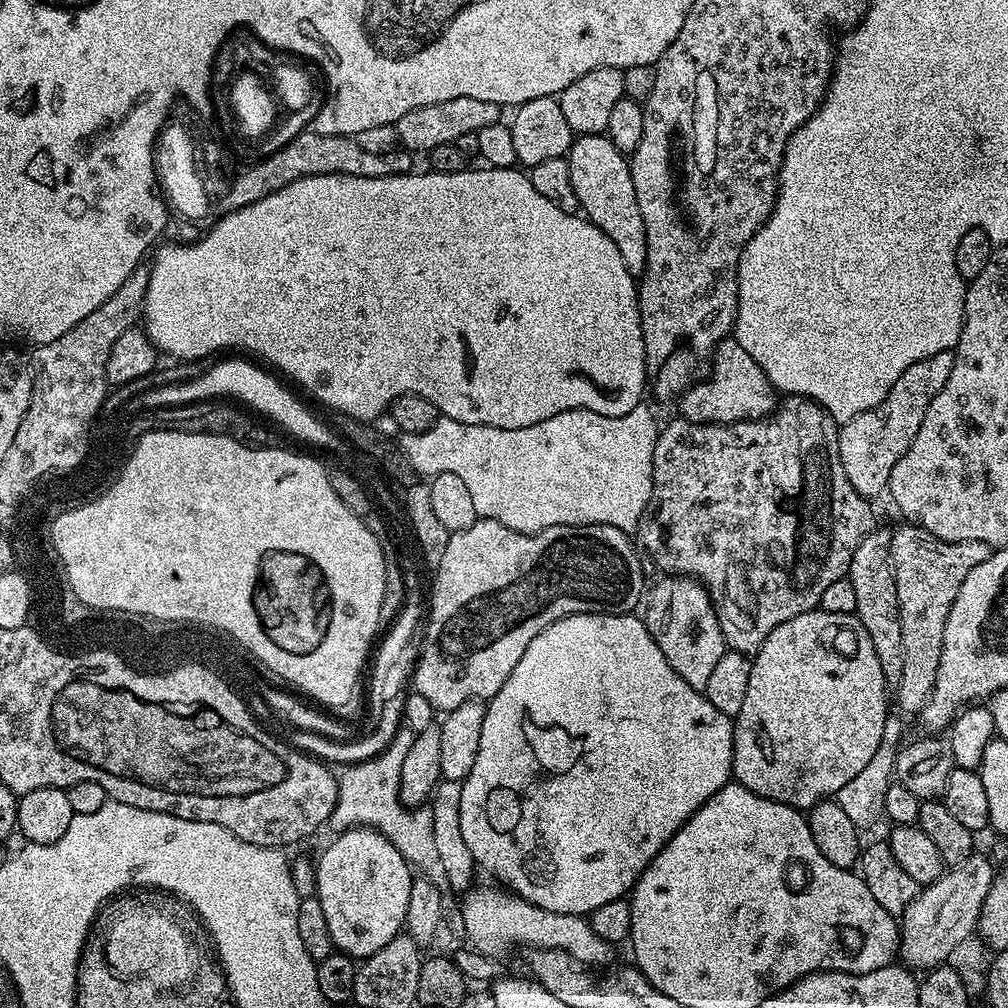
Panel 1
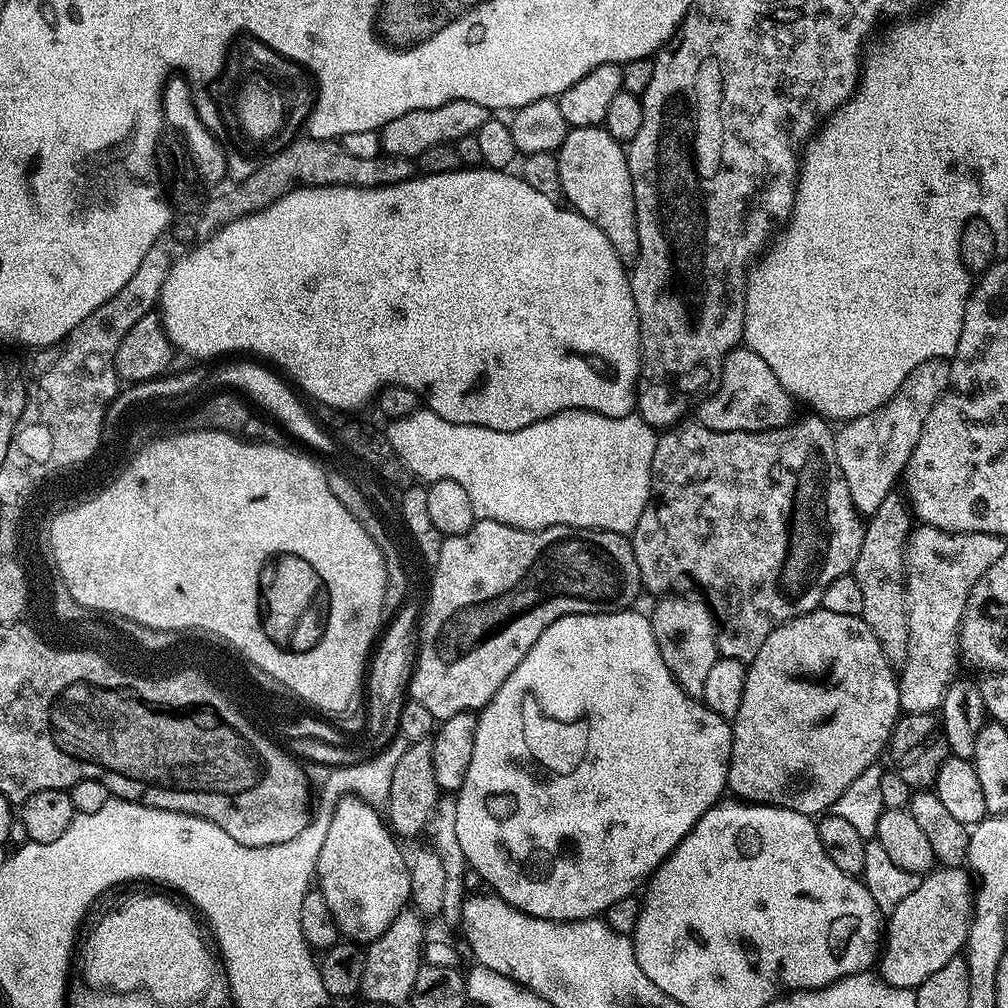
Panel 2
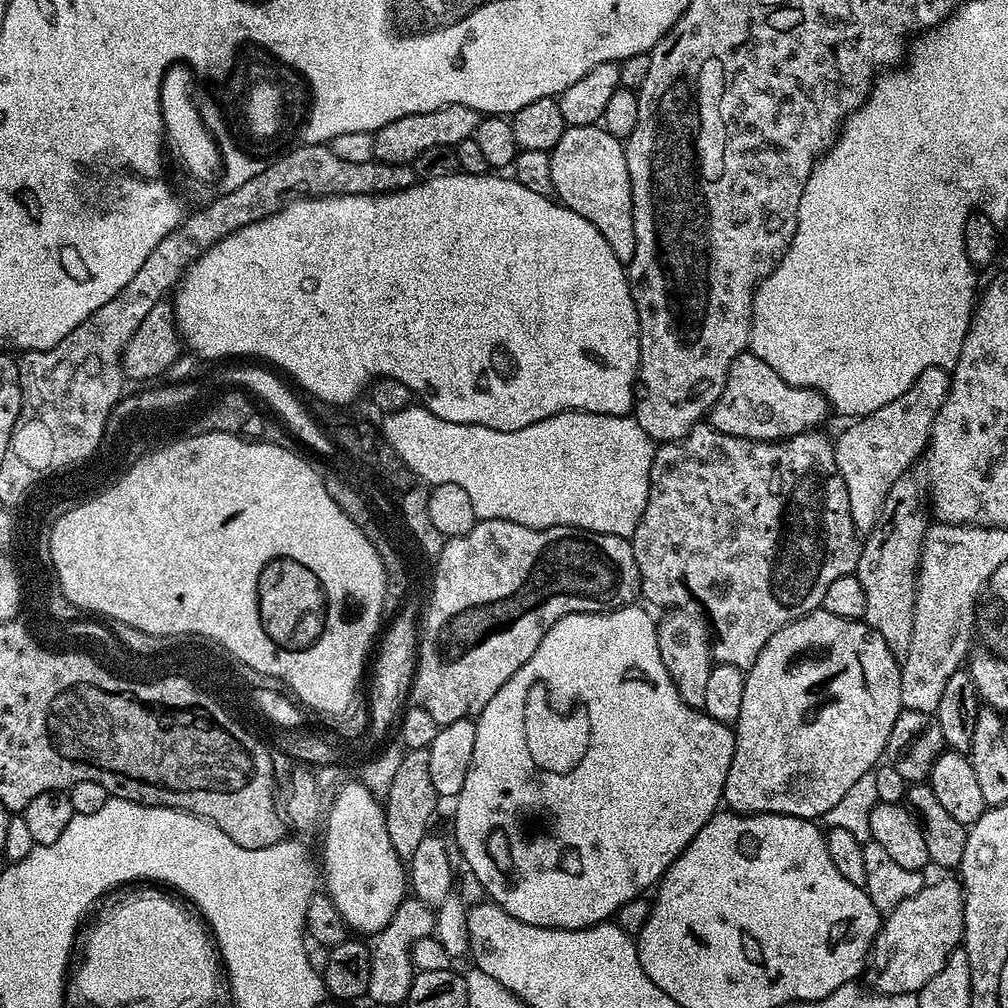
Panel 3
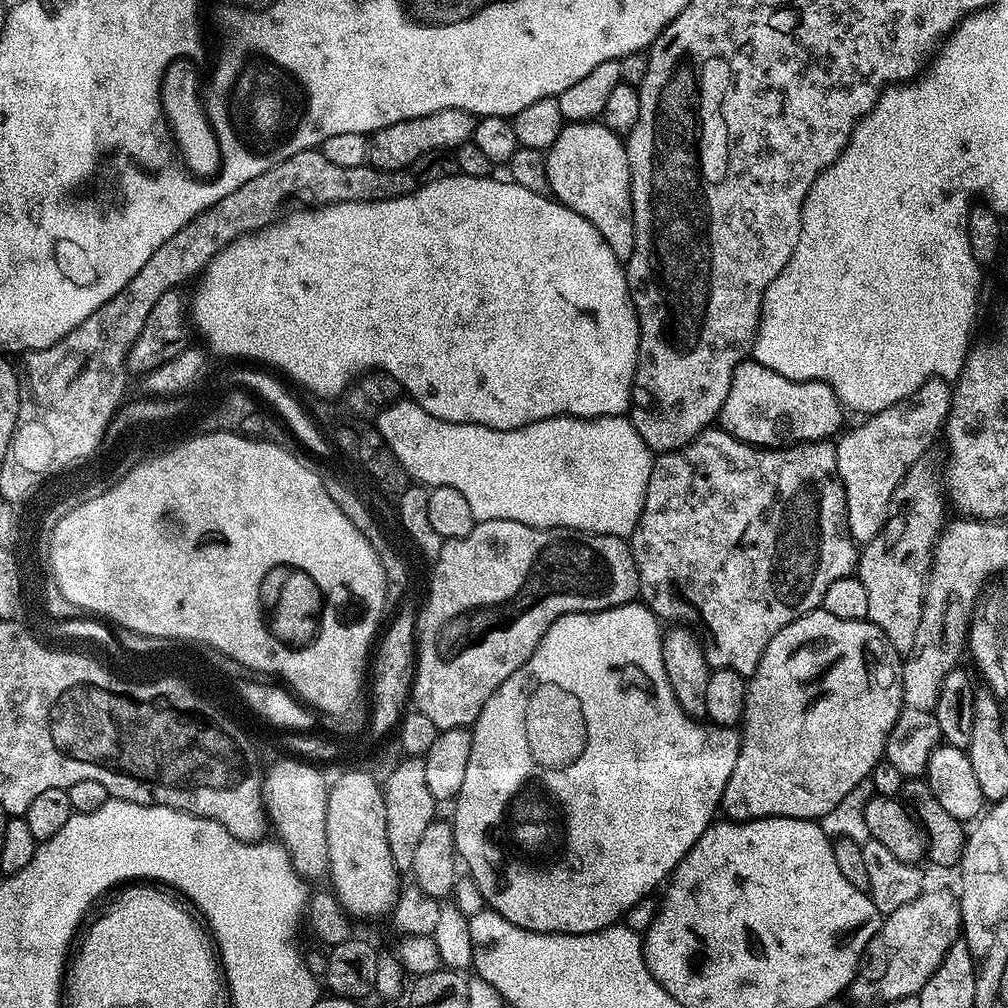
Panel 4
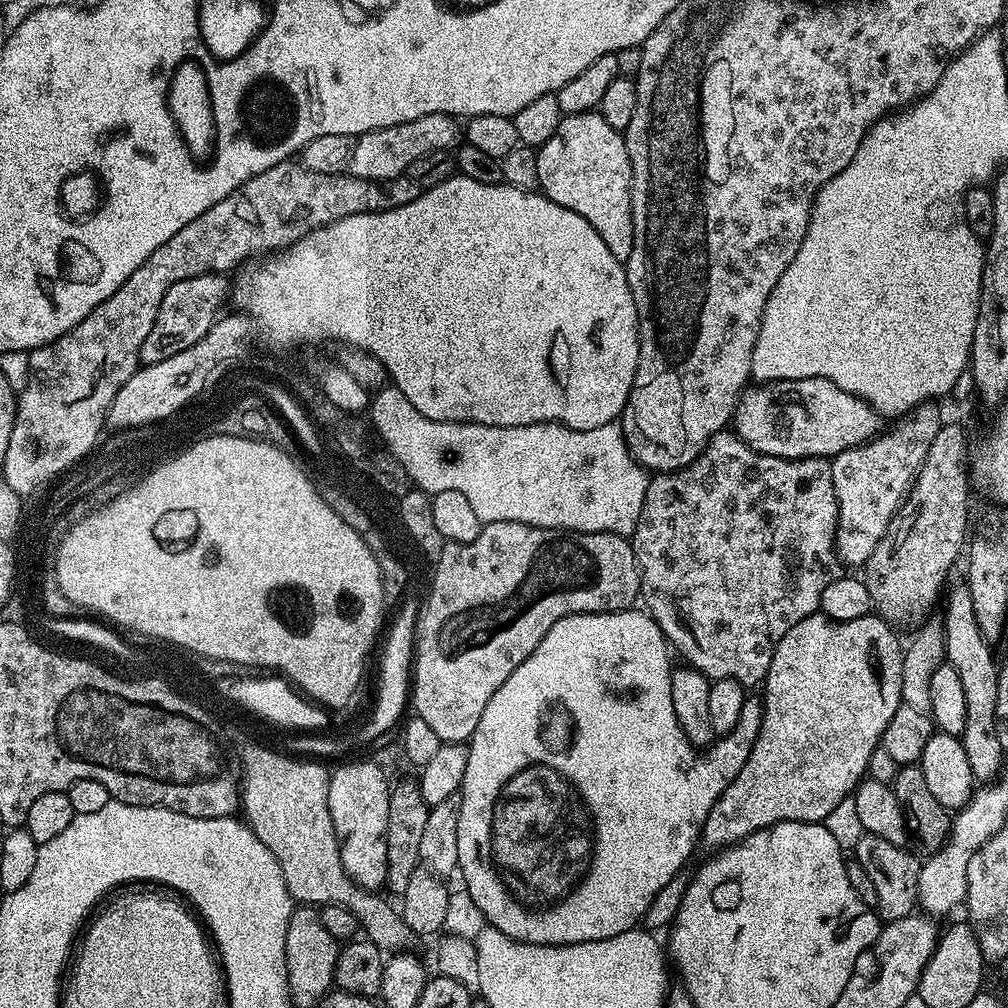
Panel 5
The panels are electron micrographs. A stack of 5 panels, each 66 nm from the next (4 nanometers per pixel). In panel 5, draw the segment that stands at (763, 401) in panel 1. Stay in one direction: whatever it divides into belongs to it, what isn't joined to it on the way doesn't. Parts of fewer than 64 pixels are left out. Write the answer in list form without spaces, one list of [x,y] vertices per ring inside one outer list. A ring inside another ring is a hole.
[[[802,378],[801,380],[773,380],[767,386],[749,386],[736,404],[734,432],[744,443],[763,456],[777,456],[787,460],[801,460],[822,456],[831,458],[842,454],[867,440],[875,440],[882,431],[882,417],[862,398],[834,386],[826,378]]]

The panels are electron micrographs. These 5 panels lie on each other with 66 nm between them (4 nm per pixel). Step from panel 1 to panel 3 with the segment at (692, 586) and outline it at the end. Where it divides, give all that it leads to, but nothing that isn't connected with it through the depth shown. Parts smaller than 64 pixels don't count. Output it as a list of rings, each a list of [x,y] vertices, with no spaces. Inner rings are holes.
[[[673,607],[665,611],[668,613],[664,617],[659,617],[656,626],[658,654],[662,654],[662,666],[666,666],[666,674],[670,674],[682,702],[686,702],[688,708],[700,710],[704,706],[706,682],[710,679],[714,663],[710,628],[699,611],[691,612],[688,608],[680,607]]]

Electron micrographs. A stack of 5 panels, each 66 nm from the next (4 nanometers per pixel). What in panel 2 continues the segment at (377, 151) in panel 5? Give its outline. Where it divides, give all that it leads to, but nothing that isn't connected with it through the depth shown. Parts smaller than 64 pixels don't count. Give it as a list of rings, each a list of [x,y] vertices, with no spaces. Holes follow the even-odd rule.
[[[451,100],[442,106],[410,110],[379,129],[380,147],[390,156],[415,158],[422,154],[422,150],[430,150],[430,146],[455,144],[462,138],[474,136],[489,119],[489,108],[469,100]]]

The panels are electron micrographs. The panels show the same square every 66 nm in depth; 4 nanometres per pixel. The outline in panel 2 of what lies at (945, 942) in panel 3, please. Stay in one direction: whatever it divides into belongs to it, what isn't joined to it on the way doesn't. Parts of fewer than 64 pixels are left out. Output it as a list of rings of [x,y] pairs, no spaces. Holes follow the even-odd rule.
[[[937,867],[927,873],[918,890],[913,890],[887,917],[879,975],[887,984],[915,990],[946,962],[957,959],[968,942],[973,903],[974,880],[963,867]]]

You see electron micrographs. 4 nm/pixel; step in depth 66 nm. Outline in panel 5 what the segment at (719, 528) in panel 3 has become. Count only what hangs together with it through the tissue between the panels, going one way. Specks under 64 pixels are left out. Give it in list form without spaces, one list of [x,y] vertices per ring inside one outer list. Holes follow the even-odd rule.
[[[731,431],[719,432],[706,446],[706,450],[694,462],[676,472],[661,472],[653,475],[648,482],[646,498],[642,502],[642,514],[638,518],[638,526],[630,538],[636,561],[640,567],[640,596],[643,607],[647,609],[656,624],[664,631],[664,638],[673,649],[676,648],[685,656],[687,663],[709,681],[722,678],[734,678],[740,684],[759,685],[770,670],[770,662],[774,658],[774,650],[778,642],[790,630],[790,626],[798,626],[802,618],[817,615],[822,598],[822,590],[837,575],[838,557],[836,554],[836,519],[838,518],[838,502],[834,494],[834,478],[832,477],[831,459],[815,456],[801,460],[787,460],[777,456],[763,456],[744,443]]]

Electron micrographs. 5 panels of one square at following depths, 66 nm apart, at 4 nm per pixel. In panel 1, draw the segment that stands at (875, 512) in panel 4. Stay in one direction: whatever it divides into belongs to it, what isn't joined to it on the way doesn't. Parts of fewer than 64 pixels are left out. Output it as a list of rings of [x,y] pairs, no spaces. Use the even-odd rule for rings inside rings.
[[[955,351],[938,352],[922,362],[914,362],[914,366],[906,366],[902,378],[890,386],[890,394],[886,394],[878,406],[839,425],[842,470],[846,470],[846,478],[850,478],[850,486],[854,486],[858,494],[873,498],[887,489],[890,474],[894,466],[898,466],[898,458],[910,450],[910,442],[914,442],[914,434],[918,434],[918,426],[922,426],[930,402],[934,402],[938,390],[950,379],[955,357]]]

